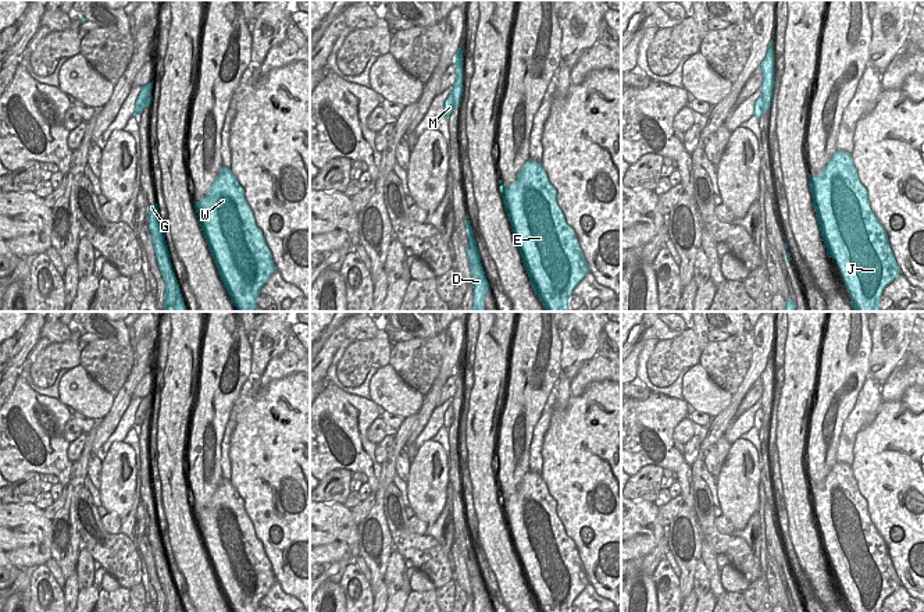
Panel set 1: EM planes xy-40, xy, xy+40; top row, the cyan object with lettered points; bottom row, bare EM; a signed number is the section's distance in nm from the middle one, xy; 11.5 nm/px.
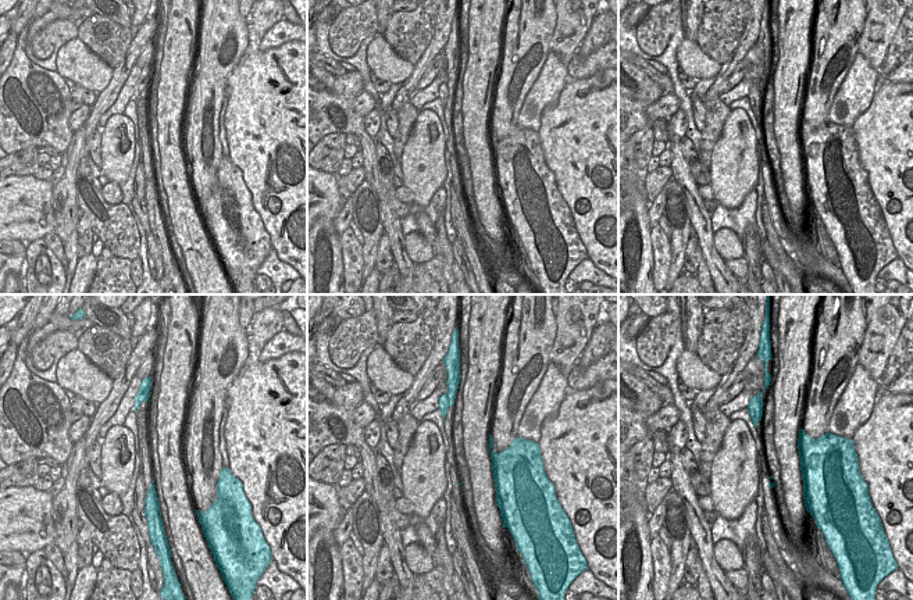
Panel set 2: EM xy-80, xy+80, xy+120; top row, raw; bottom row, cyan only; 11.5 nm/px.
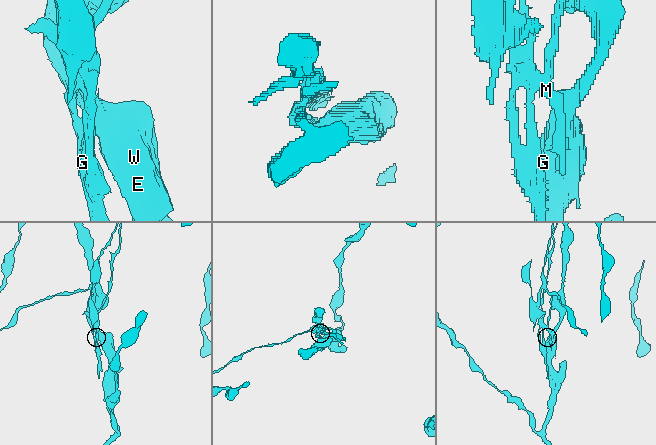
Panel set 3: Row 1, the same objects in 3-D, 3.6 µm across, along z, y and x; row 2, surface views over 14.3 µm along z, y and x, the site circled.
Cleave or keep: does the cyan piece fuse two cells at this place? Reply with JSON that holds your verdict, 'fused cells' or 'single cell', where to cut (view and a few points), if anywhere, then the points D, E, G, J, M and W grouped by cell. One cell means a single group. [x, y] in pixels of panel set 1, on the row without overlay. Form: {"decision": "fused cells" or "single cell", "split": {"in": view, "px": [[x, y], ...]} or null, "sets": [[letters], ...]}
{"decision": "fused cells", "split": {"in": "xy+40", "px": [[773, 383], [763, 385]]}, "sets": [["D", "G", "M"], ["E", "J", "W"]]}

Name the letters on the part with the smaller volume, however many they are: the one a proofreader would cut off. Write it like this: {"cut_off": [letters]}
{"cut_off": ["D", "G", "M"]}

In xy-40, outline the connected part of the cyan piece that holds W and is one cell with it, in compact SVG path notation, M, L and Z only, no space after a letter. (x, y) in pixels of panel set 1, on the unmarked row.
M226 478L200 513L193 513L199 534L231 612L257 612L260 599L277 581L263 542L256 537L245 501Z

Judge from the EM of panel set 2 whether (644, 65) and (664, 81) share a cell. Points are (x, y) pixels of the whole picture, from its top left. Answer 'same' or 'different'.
same

